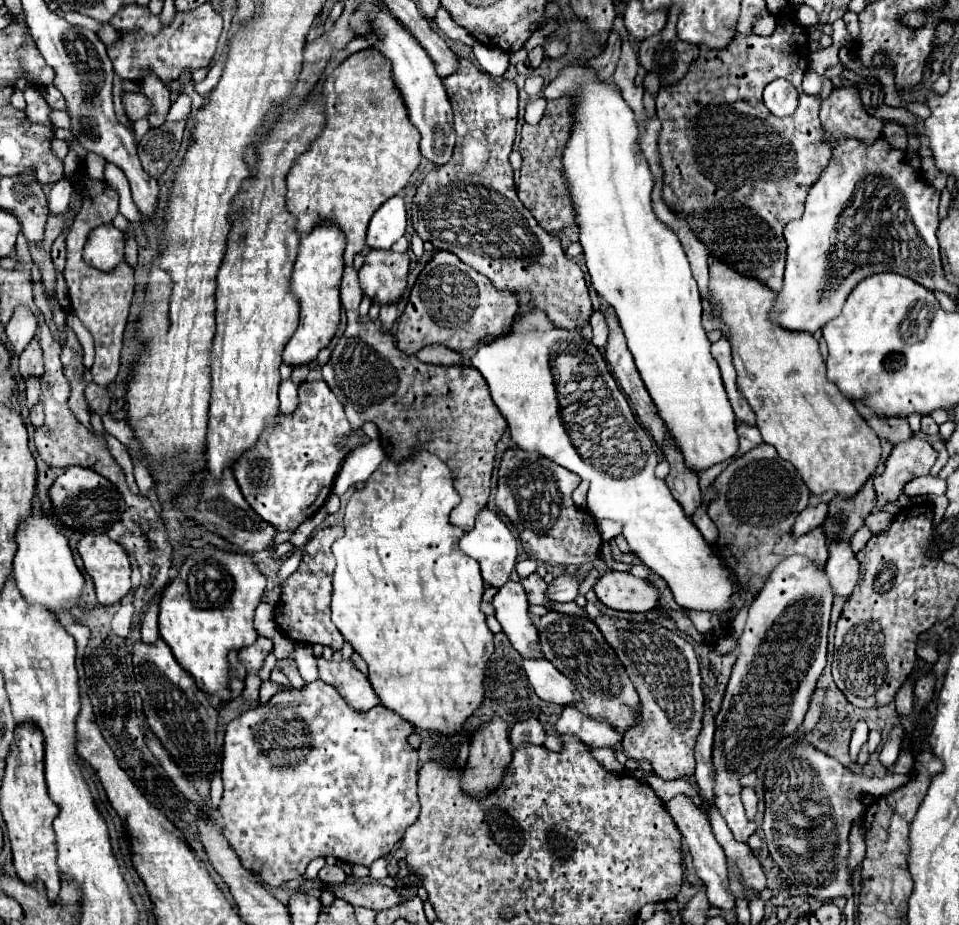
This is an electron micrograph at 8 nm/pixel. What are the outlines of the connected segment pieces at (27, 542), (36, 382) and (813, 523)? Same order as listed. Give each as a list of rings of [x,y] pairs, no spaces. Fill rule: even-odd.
[[[32,511],[30,517],[24,521],[26,523],[18,525],[18,533],[14,537],[18,543],[18,551],[14,557],[14,575],[20,593],[30,605],[46,605],[60,619],[64,615],[72,615],[82,595],[84,577],[74,563],[68,537],[50,521],[44,511],[40,511],[40,515]]]
[[[32,377],[26,381],[26,403],[32,409],[40,397],[40,377]]]
[[[818,503],[818,505],[808,505],[796,519],[794,523],[794,535],[804,535],[806,531],[820,527],[828,515],[828,503]]]

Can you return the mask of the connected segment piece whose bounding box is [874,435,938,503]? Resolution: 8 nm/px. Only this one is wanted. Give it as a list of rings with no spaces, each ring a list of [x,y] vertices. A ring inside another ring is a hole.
[[[914,435],[908,441],[898,443],[886,461],[886,471],[874,479],[876,495],[886,503],[896,501],[908,481],[930,473],[936,457],[938,453],[934,447],[922,437]]]

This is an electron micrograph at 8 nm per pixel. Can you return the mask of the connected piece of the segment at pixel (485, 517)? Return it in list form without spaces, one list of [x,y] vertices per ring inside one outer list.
[[[488,505],[478,511],[478,519],[476,519],[474,529],[464,533],[458,545],[468,557],[478,561],[480,571],[482,571],[482,579],[486,585],[502,587],[510,579],[510,573],[516,567],[518,543],[516,543],[516,537],[512,535],[512,531],[506,527],[506,523],[500,519],[500,515],[494,509],[490,509]]]

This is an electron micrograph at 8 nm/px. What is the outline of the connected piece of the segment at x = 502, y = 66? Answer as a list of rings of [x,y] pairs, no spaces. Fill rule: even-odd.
[[[476,43],[474,47],[474,55],[482,67],[482,71],[486,71],[492,77],[502,77],[506,73],[510,63],[510,54],[502,49],[494,49],[494,47],[486,47],[482,43]]]

